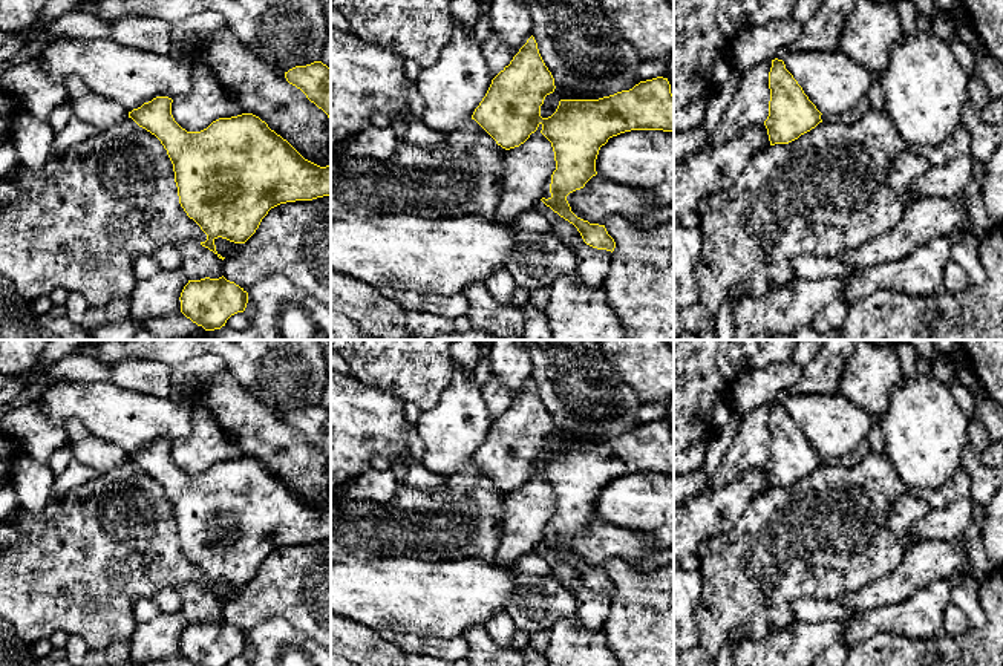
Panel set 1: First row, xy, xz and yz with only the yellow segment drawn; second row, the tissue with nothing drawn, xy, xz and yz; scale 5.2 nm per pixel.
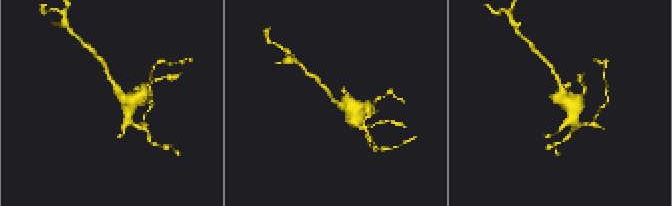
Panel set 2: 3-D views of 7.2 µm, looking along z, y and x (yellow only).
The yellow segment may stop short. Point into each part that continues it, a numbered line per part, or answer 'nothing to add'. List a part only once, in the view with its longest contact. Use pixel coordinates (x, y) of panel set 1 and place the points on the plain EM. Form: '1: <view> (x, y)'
nothing to add

